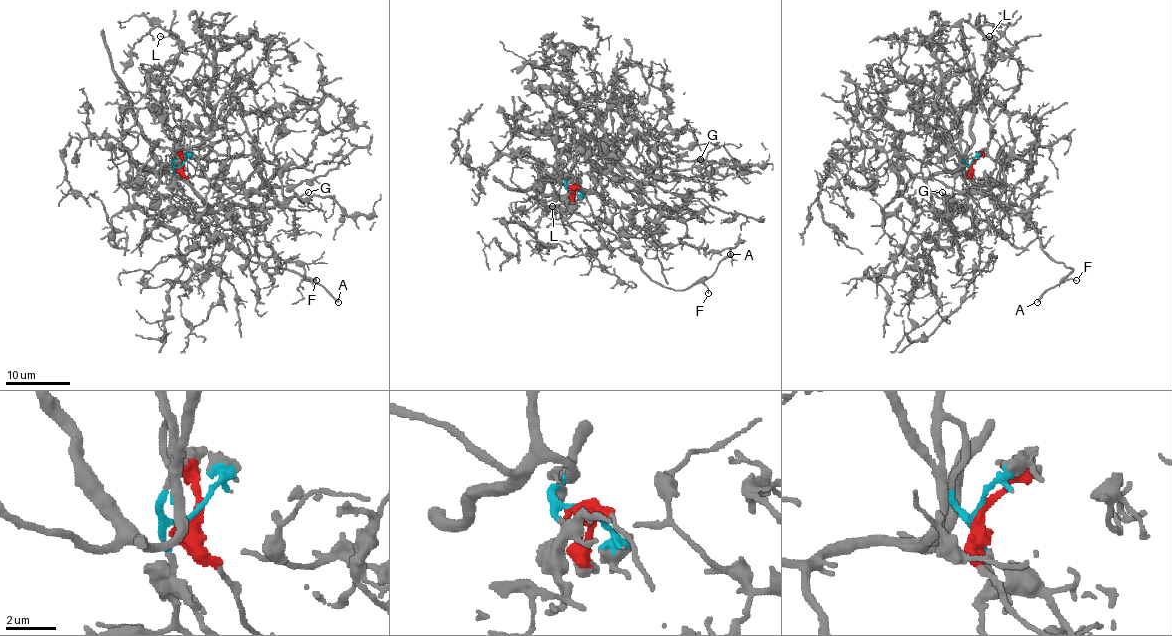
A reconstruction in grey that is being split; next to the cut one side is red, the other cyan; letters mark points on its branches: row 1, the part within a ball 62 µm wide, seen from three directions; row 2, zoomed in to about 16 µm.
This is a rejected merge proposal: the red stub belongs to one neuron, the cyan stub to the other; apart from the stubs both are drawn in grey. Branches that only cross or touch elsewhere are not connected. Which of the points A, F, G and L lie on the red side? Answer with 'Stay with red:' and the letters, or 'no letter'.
Stay with red: A, F

